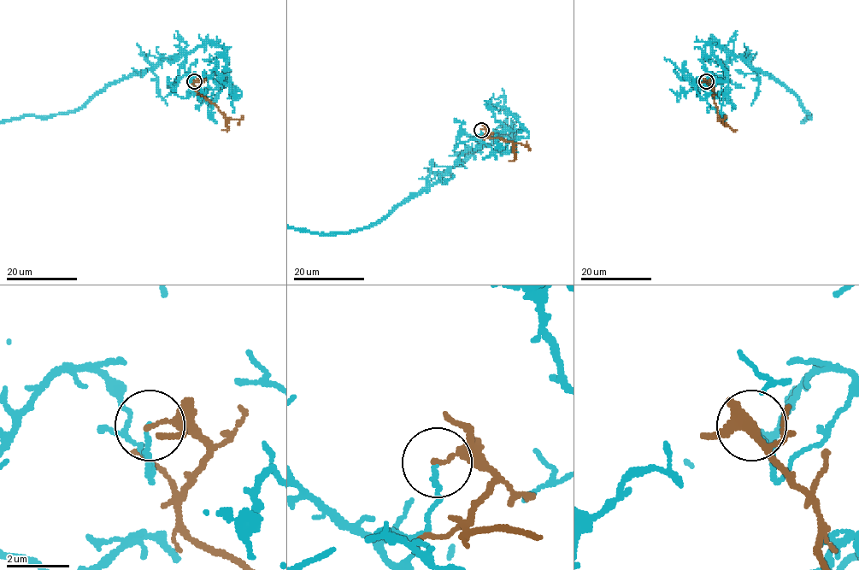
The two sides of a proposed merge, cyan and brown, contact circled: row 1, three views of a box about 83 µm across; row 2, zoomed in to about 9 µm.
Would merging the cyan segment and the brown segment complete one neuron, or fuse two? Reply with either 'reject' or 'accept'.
reject

